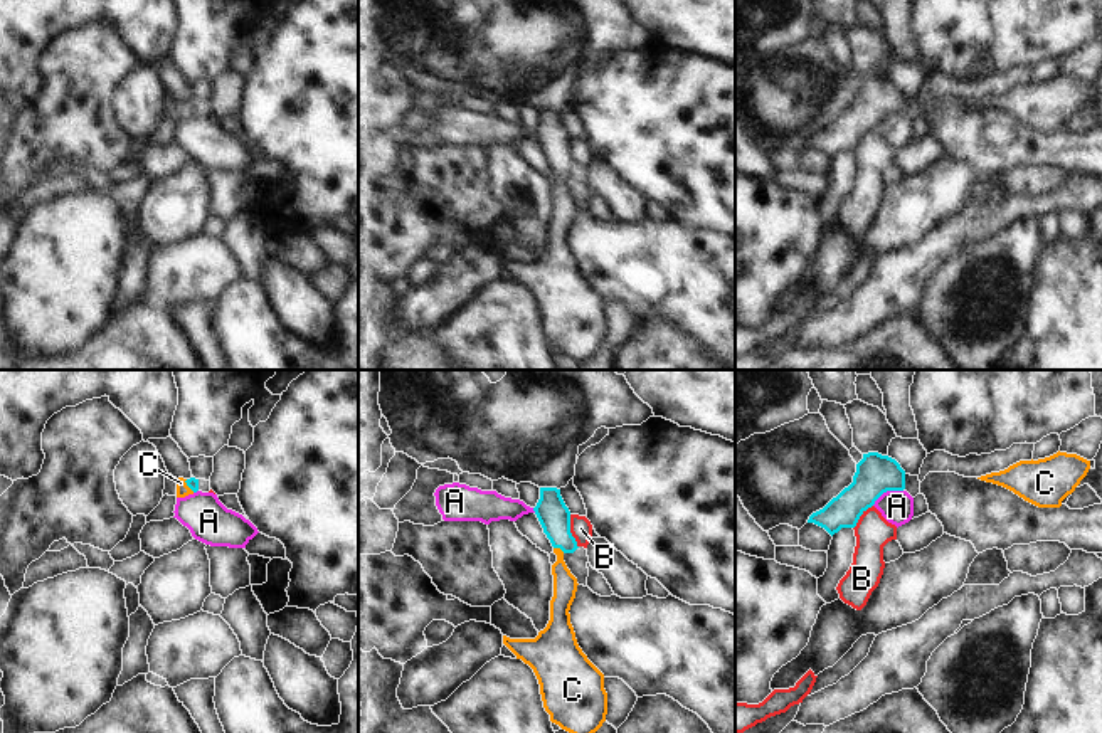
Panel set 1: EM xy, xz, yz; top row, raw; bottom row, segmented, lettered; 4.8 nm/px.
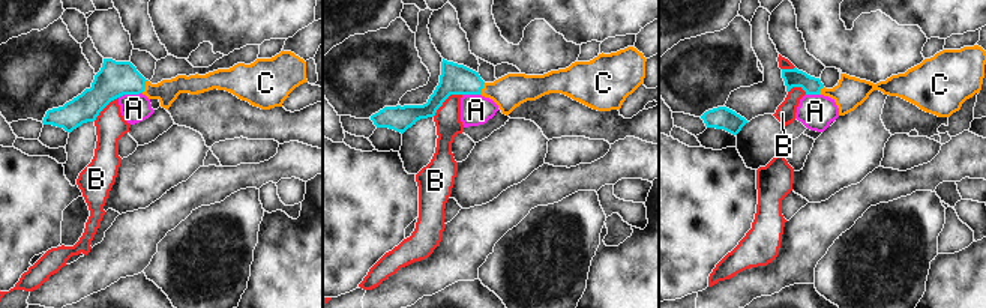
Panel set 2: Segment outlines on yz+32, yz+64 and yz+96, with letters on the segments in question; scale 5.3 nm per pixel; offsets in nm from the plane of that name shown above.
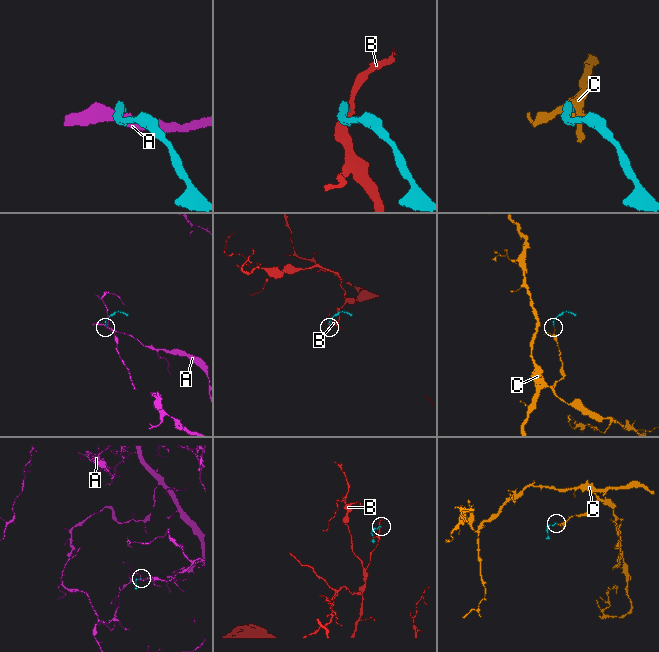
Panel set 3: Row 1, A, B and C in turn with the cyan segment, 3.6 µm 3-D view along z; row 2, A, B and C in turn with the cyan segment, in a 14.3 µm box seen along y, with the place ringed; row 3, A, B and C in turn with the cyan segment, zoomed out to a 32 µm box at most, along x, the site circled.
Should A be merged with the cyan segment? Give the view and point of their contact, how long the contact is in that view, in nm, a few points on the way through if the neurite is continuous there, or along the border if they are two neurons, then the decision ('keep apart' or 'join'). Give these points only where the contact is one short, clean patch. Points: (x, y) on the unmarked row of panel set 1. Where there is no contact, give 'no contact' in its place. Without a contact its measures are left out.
yz (887, 113) | 170 nm | along yz (902, 113), (887, 113), (872, 128) | keep apart

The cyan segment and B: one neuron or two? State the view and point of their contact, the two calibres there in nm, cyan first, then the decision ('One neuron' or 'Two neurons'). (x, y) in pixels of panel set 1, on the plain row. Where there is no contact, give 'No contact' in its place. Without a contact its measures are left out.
Touches cyan at xz (569, 155). Thickness 150 nm (cyan) against 110 nm. Two neurons

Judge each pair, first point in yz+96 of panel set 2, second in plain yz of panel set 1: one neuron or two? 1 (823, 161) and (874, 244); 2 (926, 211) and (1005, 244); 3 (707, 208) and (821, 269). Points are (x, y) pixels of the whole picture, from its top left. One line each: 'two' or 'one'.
1: one
2: one
3: two

